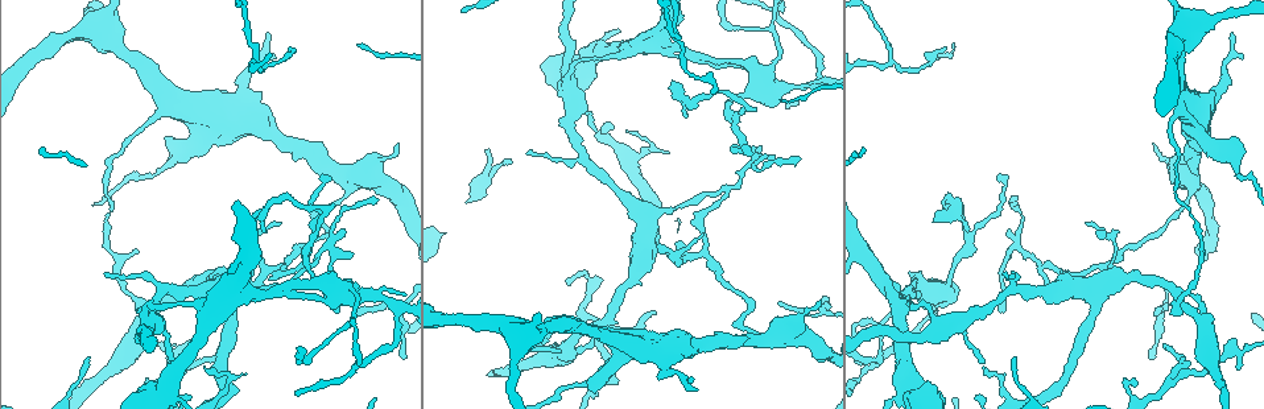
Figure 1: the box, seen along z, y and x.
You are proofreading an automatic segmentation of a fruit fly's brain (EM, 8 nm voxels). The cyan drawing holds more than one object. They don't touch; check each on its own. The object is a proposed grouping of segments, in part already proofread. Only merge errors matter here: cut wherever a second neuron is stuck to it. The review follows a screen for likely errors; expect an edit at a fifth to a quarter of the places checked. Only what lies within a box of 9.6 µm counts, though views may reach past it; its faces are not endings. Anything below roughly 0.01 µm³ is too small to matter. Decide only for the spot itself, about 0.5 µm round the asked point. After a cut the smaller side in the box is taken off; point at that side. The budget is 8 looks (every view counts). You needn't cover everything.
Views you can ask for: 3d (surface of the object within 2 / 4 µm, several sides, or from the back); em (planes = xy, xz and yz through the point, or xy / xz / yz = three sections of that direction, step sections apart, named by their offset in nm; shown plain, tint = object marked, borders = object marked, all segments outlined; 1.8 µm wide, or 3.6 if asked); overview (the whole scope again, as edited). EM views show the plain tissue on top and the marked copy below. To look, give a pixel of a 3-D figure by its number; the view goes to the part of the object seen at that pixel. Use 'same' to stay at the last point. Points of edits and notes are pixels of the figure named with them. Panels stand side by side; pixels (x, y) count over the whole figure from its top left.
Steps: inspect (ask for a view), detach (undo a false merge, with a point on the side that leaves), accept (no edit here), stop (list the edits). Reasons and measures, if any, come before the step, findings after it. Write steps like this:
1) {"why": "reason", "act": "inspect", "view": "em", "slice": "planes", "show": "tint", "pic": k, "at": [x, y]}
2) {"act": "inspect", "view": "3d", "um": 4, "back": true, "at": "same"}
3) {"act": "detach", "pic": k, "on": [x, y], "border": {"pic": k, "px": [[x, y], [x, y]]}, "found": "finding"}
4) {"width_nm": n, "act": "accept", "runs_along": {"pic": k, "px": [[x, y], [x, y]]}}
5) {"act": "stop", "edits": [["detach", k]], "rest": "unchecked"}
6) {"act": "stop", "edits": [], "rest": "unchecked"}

{"why": "sharp bend", "act": "inspect", "view": "em", "slice": "xz", "step": 8, "show": "borders", "pic": 1, "at": [751, 163]}

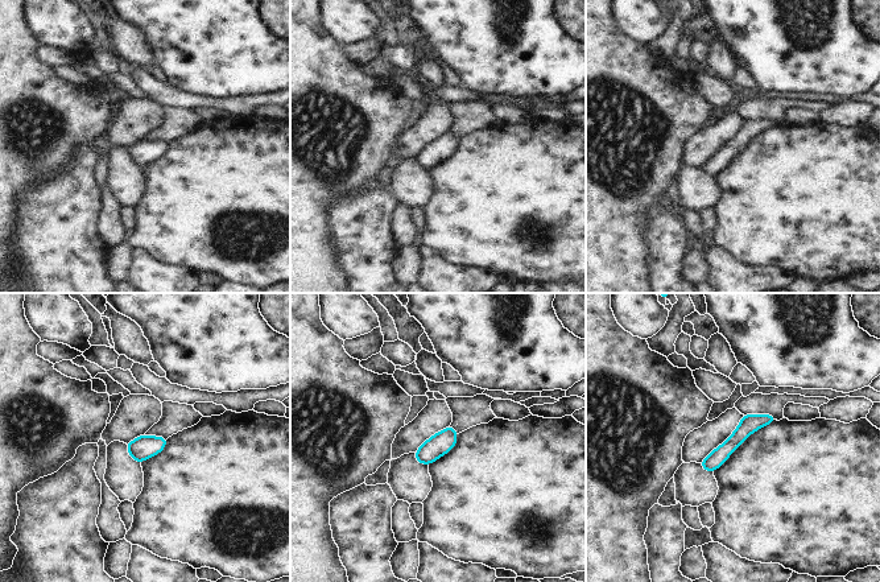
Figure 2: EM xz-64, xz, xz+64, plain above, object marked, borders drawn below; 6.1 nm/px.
{"act": "accept", "runs_along": {"pic": 2, "px": [[771, 419], [752, 422], [705, 465]]}, "found": "all the same neuron"}

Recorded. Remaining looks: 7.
{"why": "three-way junction", "act": "inspect", "view": "3d", "um": 2, "pic": 1, "at": [665, 48]}

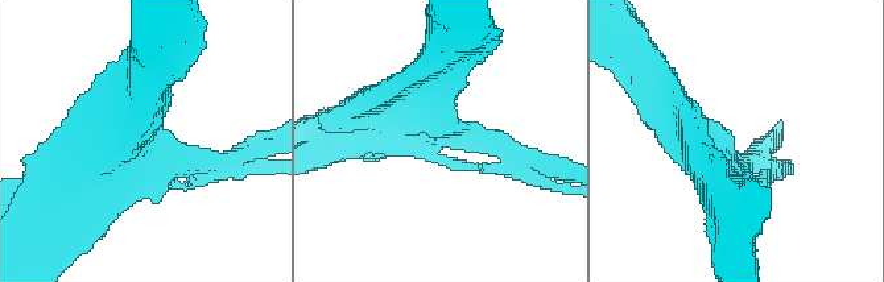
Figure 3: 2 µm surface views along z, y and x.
{"arms": 3, "why": "shape alone is not enough", "act": "inspect", "view": "em", "slice": "xy", "step": 4, "show": "tint", "pic": 3, "at": [148, 182]}

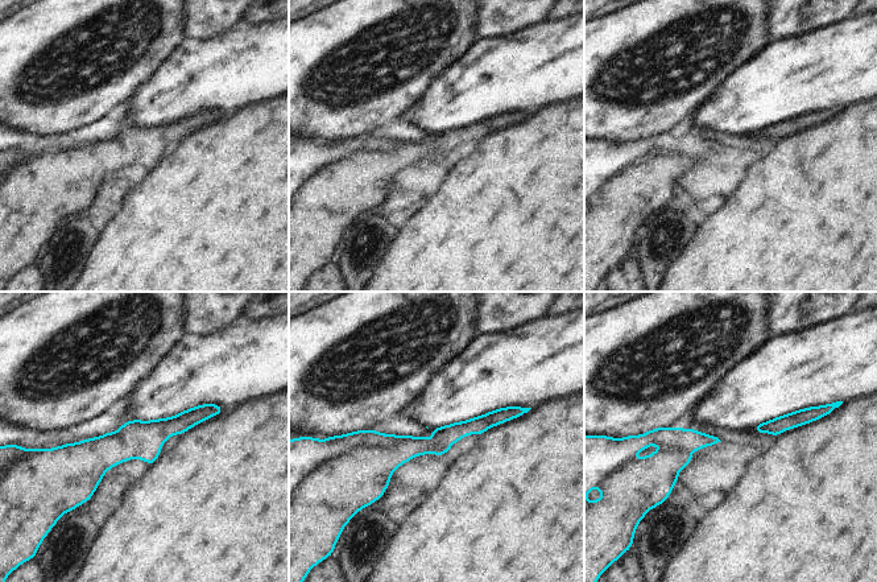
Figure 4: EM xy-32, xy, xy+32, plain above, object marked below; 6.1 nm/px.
{"act": "detach", "pic": 4, "on": [335, 445], "found": "two neurons meet here"}

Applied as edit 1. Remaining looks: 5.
{"why": "redraw", "act": "inspect", "view": "overview"}

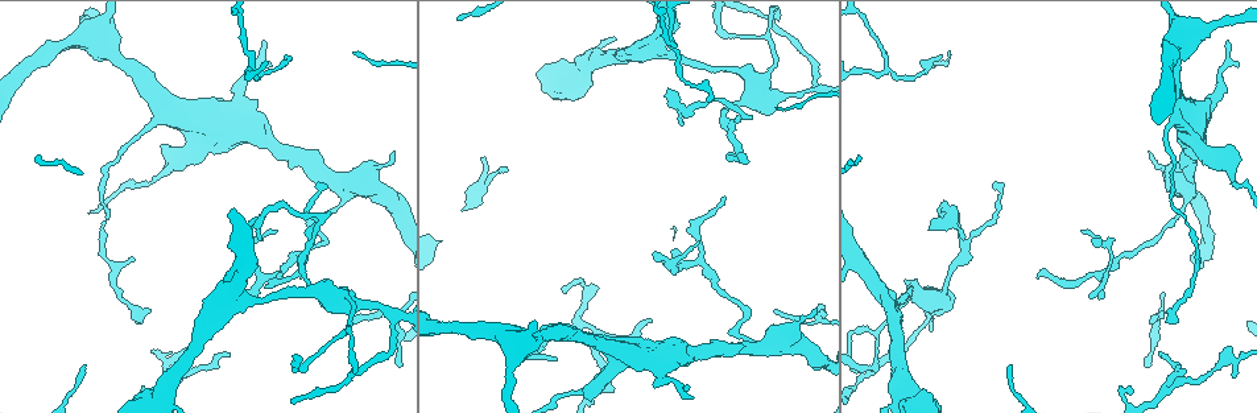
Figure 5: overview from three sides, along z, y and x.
{"why": "four or more arms meet", "act": "inspect", "view": "em", "slice": "planes", "show": "tint", "pic": 5, "at": [209, 141]}

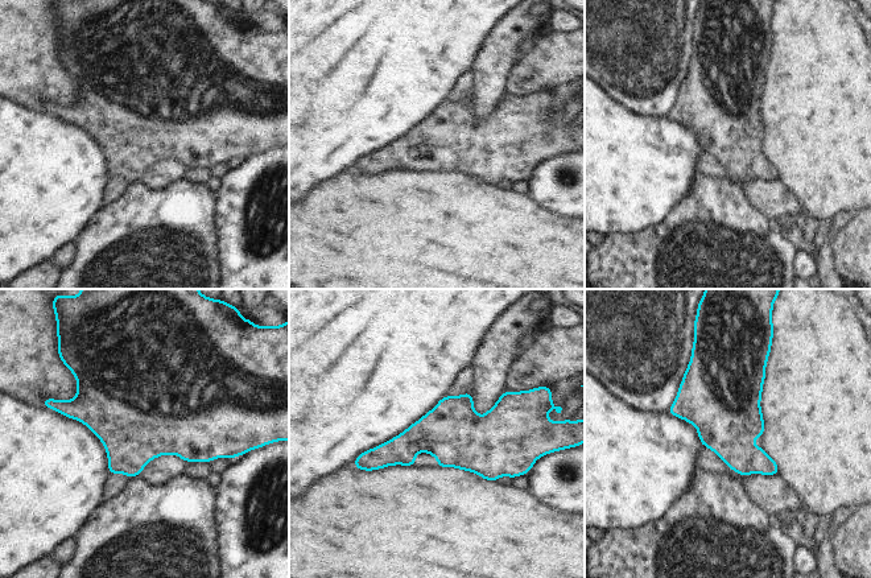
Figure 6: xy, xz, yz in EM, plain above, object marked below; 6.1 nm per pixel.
{"act": "accept", "runs_along": {"pic": 6, "px": [[516, 430], [420, 436], [362, 461]]}, "found": "one neuron here"}

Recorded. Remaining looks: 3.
{"act": "stop", "edits": [["detach", 4]], "rest": "unchecked"}

